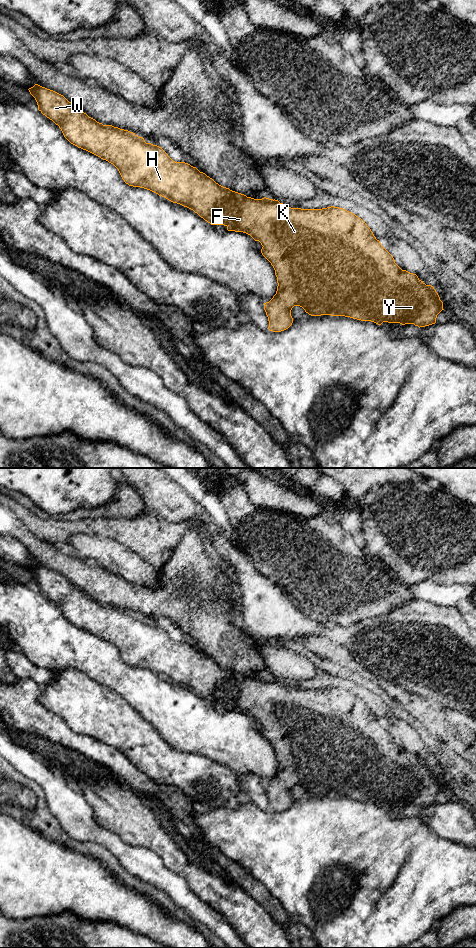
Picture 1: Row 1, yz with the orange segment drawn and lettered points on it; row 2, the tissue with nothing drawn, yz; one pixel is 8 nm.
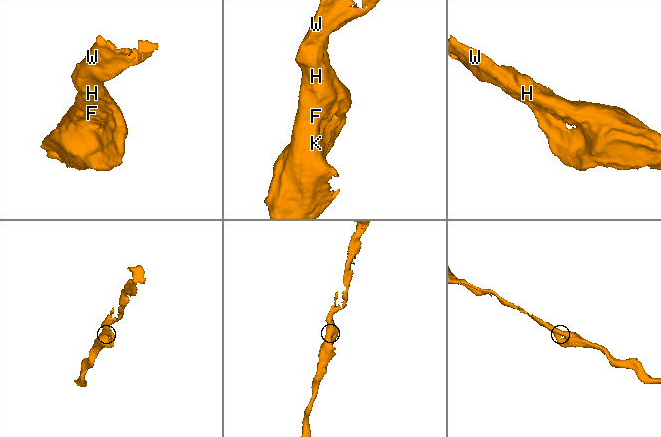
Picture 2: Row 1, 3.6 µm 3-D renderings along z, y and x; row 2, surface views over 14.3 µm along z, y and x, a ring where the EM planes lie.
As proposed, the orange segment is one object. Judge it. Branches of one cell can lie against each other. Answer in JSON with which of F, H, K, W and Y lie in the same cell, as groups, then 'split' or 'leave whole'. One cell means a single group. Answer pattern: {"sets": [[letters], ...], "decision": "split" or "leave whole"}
{"sets": [["F", "H", "K", "W", "Y"]], "decision": "leave whole"}

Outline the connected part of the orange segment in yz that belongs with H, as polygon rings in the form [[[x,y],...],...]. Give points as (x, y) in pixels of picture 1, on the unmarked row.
[[[38,564],[28,570],[35,578],[38,590],[59,606],[71,624],[113,644],[129,666],[150,670],[193,690],[211,705],[224,705],[228,711],[243,712],[259,721],[263,726],[261,733],[273,746],[278,763],[276,774],[264,783],[270,811],[281,812],[292,805],[291,790],[294,786],[302,787],[311,796],[345,796],[378,805],[388,802],[414,804],[419,808],[435,804],[437,795],[444,790],[434,767],[426,765],[416,754],[402,750],[367,704],[355,694],[334,686],[322,689],[291,688],[275,679],[247,677],[219,665],[188,643],[173,641],[161,627],[146,623],[135,613],[97,602],[53,570]]]

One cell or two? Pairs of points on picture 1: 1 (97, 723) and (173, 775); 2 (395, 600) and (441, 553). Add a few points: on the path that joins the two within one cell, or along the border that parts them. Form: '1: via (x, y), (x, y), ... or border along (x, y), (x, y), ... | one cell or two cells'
1: via (116, 724), (131, 734), (154, 757) | one cell
2: border along (392, 572), (408, 586) | two cells

